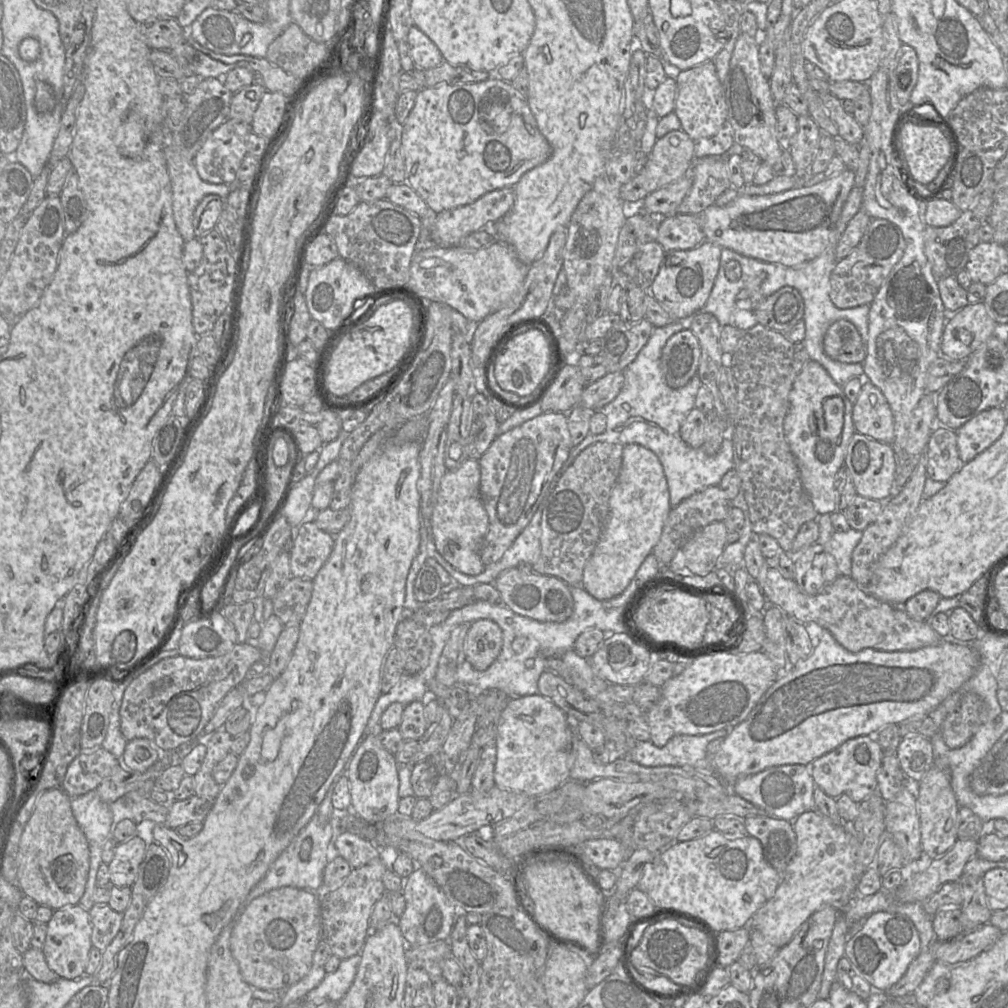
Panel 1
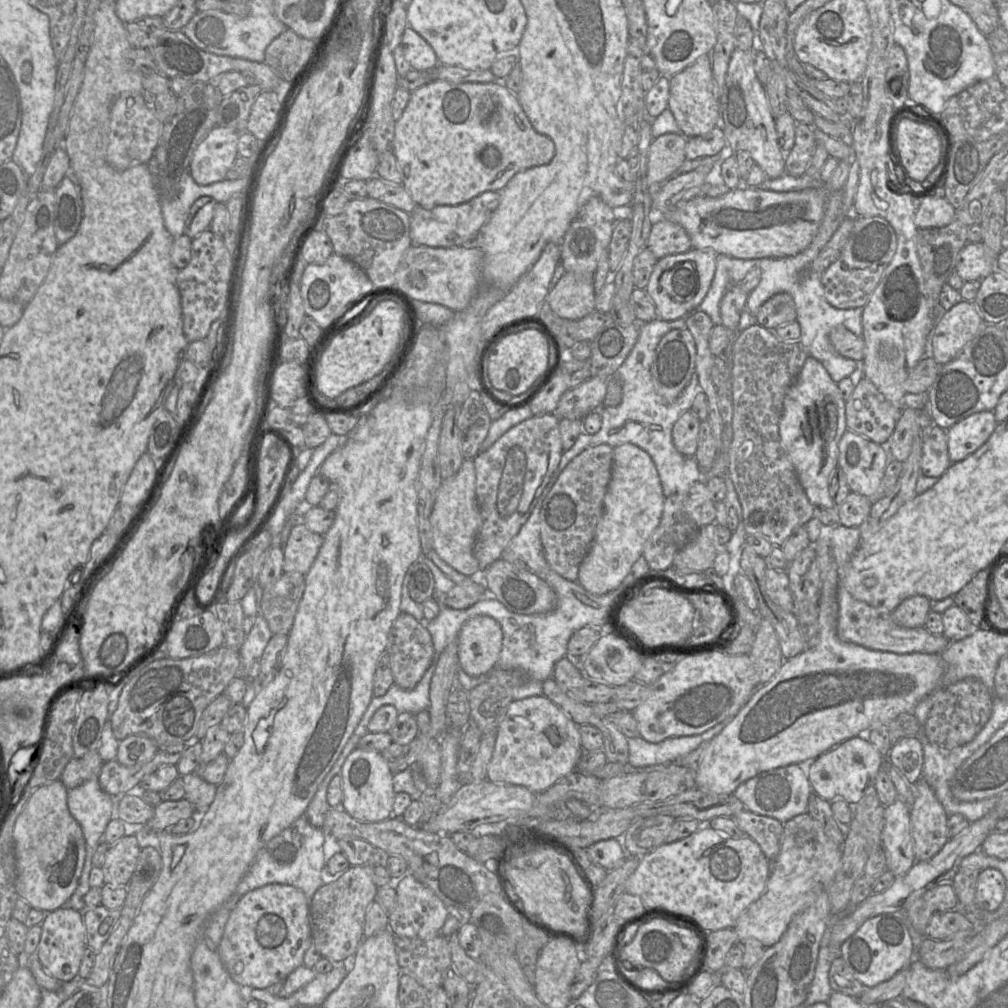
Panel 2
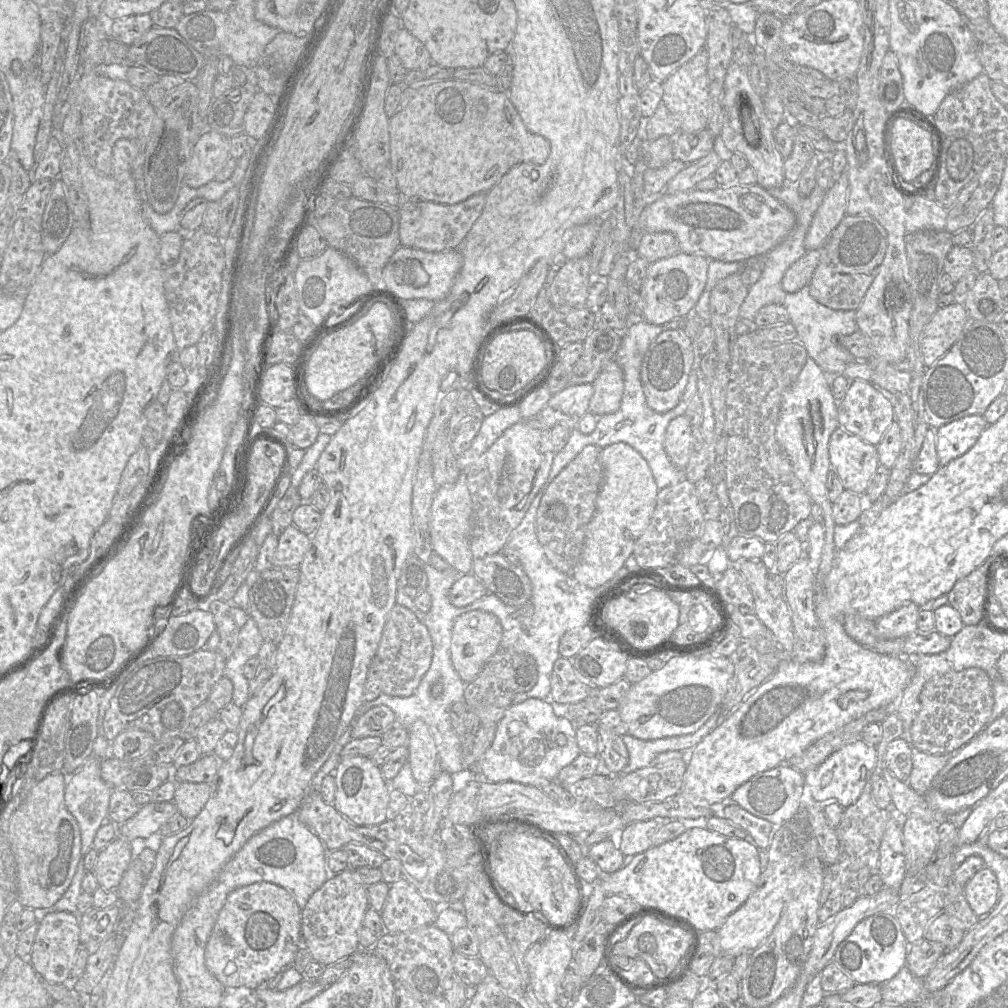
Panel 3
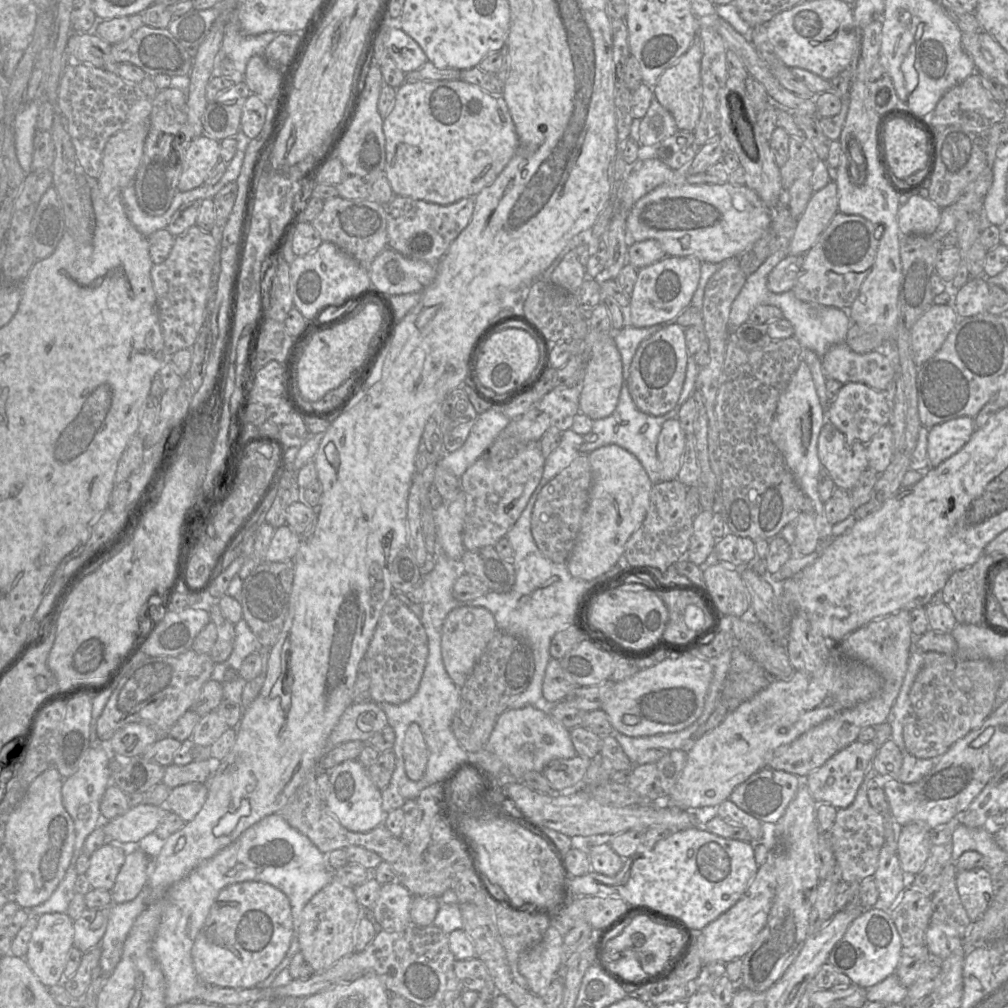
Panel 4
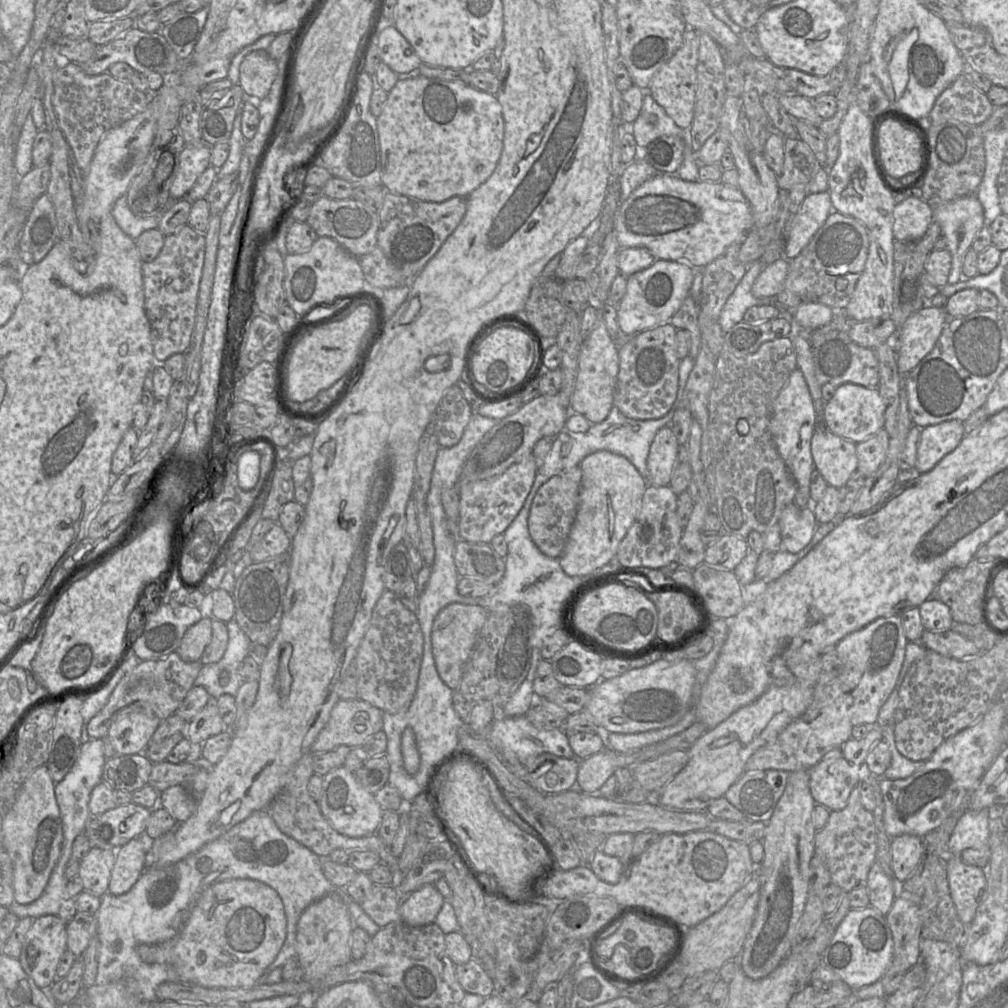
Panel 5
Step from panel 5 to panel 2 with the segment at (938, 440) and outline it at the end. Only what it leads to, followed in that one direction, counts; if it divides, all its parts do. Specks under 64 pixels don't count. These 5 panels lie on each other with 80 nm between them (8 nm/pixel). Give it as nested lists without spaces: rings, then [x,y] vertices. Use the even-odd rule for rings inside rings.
[[[982,411],[950,427],[946,432],[951,462],[960,462],[976,452],[987,442],[997,425],[993,411]]]

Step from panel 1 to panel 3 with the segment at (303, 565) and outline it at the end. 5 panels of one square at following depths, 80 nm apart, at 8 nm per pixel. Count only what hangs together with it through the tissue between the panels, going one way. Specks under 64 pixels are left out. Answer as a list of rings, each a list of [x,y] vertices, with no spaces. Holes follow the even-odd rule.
[[[290,525],[278,537],[272,567],[300,567],[310,549],[311,537]]]

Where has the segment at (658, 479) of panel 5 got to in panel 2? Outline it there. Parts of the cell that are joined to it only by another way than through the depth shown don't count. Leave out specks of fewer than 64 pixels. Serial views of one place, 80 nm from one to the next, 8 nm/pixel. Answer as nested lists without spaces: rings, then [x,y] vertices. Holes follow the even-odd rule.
[[[692,410],[685,411],[672,428],[672,440],[675,448],[685,457],[694,457],[701,421]]]

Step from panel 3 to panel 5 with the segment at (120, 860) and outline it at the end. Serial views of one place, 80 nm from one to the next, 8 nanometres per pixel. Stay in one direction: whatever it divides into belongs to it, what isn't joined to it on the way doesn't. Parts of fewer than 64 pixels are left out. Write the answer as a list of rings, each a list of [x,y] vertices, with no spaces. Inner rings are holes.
[[[91,848],[79,861],[79,873],[83,889],[101,897],[108,892],[111,870],[116,859],[116,850]]]

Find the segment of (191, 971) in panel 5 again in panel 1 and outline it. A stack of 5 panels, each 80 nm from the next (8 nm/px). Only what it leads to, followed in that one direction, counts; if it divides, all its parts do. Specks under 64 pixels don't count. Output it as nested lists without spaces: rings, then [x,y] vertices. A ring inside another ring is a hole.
[[[291,886],[270,890],[247,904],[233,921],[231,953],[241,975],[252,988],[288,989],[302,979],[313,965],[313,953],[321,941],[321,910],[316,892]]]

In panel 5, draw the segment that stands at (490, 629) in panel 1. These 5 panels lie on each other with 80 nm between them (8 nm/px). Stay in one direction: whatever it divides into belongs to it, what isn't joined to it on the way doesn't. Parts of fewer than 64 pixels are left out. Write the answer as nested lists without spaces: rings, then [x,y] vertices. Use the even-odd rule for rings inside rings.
[[[454,602],[444,607],[434,619],[431,644],[435,666],[442,681],[452,690],[459,688],[464,666],[487,616],[488,611],[482,606]]]

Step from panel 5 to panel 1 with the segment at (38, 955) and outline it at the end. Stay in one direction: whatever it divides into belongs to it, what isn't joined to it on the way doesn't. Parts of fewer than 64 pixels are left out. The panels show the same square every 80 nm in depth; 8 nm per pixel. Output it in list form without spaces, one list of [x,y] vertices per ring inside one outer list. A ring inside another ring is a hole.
[[[77,905],[55,910],[47,923],[47,933],[42,948],[49,968],[60,978],[80,979],[85,975],[91,943],[92,925],[87,910]]]

